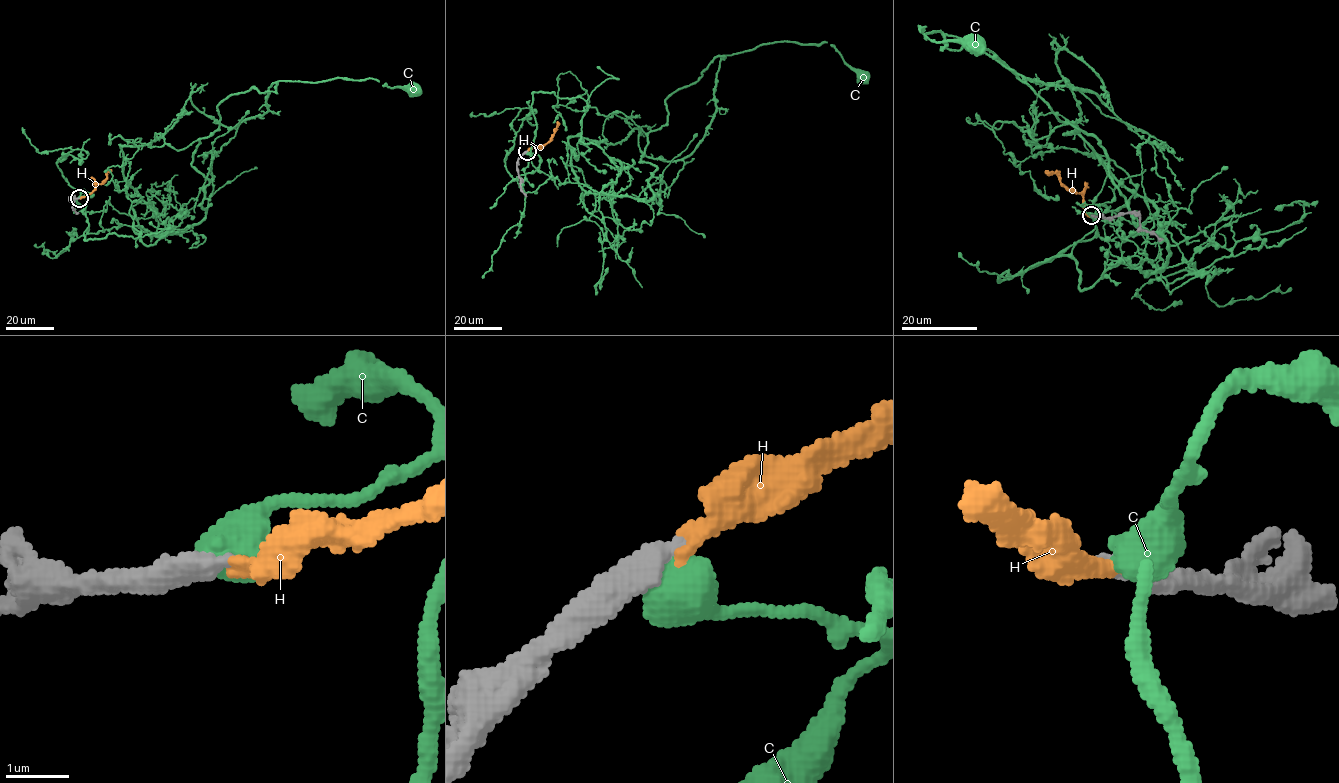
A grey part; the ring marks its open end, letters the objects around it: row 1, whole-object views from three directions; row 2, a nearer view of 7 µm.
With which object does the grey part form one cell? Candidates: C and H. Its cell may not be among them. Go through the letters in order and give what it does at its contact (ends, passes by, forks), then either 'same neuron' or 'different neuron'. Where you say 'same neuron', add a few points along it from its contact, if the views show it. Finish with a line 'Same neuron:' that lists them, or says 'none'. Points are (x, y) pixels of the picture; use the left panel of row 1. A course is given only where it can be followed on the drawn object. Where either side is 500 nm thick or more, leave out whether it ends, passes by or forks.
C: different neuron
H: it ends there; same neuron; it runs (79, 198), (88, 195), (103, 181), (110, 169)
Same neuron: H

